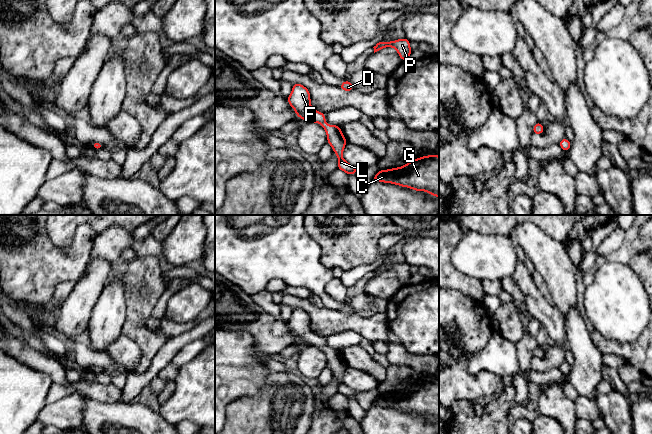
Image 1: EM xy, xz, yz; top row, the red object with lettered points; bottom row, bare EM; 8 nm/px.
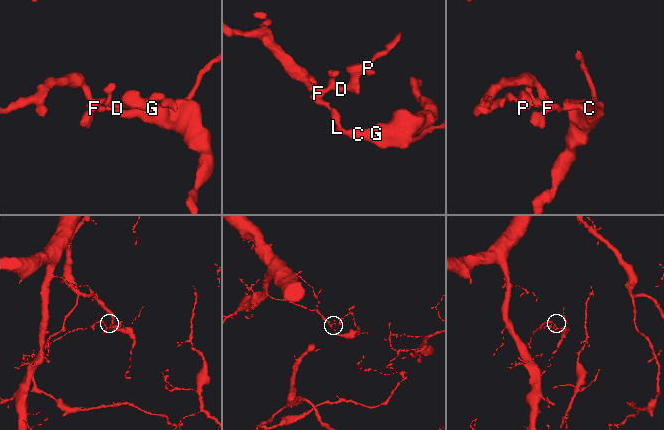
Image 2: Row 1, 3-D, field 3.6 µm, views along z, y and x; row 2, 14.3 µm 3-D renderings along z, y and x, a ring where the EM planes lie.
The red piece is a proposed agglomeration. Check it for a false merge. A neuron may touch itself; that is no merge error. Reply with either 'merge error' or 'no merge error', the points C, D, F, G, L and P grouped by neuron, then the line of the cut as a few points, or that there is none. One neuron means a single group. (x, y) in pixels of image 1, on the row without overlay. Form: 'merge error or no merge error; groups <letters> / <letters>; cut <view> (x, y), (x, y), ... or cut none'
no merge error; groups C D F G L P; cut none

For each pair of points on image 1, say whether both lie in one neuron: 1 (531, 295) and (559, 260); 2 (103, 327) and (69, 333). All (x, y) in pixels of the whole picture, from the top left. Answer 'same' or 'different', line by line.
1: different
2: different

